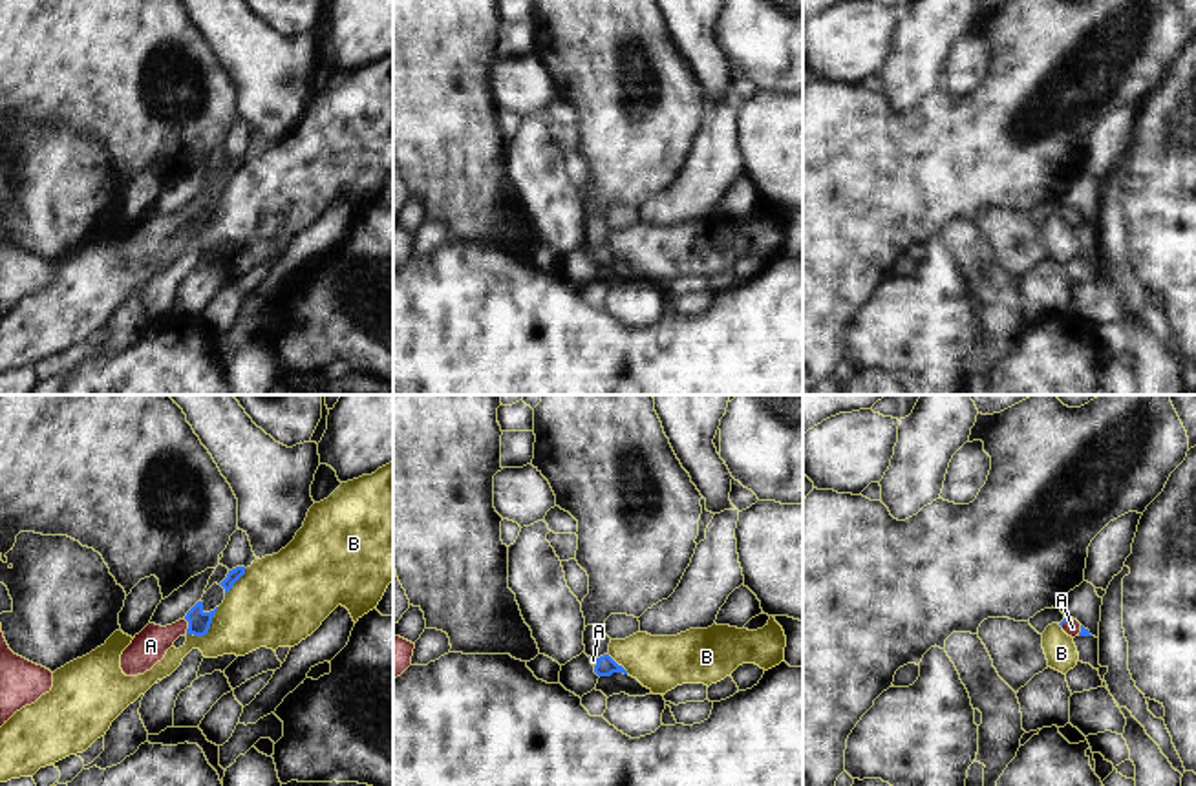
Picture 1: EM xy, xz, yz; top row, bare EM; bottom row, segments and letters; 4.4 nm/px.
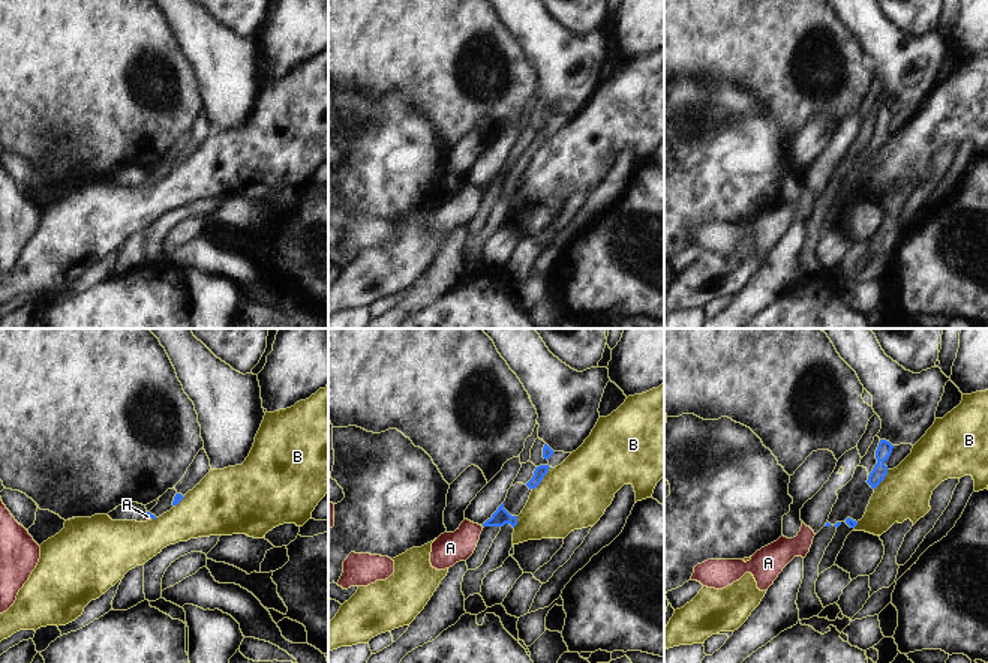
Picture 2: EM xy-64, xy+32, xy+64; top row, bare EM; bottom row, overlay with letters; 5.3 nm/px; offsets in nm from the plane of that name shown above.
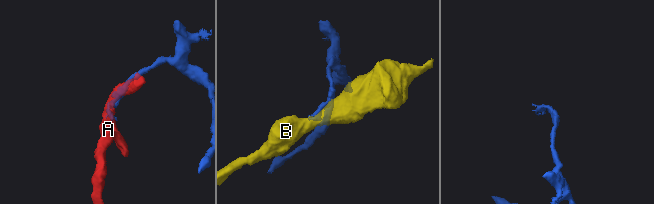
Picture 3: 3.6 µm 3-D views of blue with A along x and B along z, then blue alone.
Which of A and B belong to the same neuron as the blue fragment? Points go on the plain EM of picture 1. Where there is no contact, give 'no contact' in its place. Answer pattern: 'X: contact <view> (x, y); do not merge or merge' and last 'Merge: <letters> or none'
A: contact xy (189, 216); merge
B: contact xy (209, 218); do not merge
Merge: A

